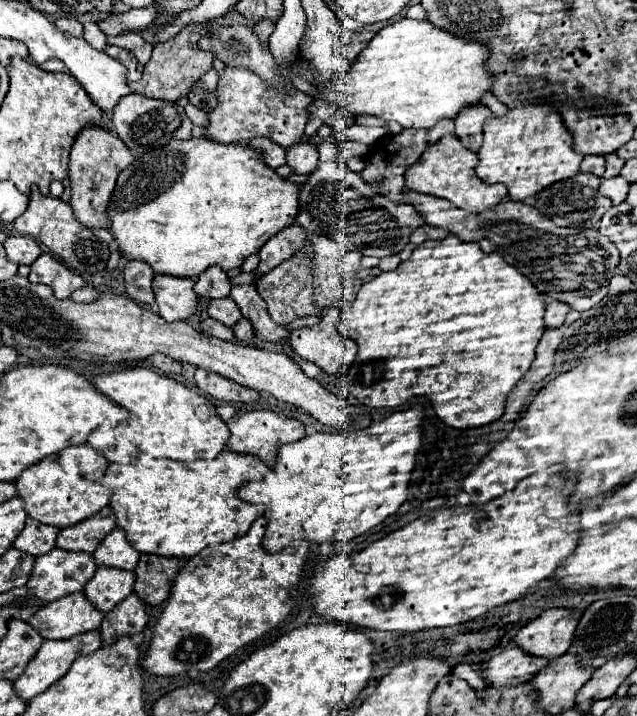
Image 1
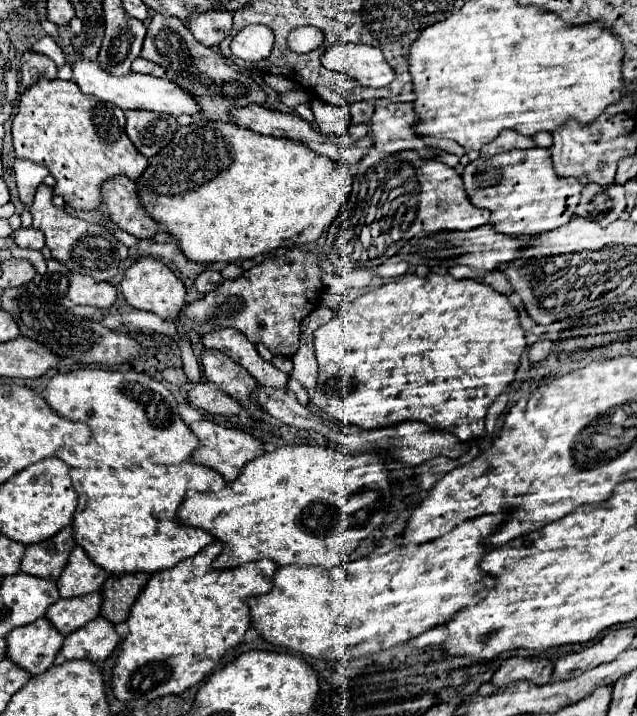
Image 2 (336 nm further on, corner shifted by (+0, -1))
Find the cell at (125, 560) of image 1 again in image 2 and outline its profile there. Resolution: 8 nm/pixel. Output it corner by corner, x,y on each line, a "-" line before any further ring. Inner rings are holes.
75,547
71,551
69,563
63,569
59,577
59,593
61,597
77,597
77,595
87,595
93,591
99,591
103,587
103,579
107,579
107,571
103,567
95,565
89,555
81,549

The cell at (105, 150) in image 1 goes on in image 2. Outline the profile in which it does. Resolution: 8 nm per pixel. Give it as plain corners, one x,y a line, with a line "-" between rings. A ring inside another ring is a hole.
117,175
115,179
107,179
101,187
103,207
109,213
109,219
123,231
135,235
137,239
153,237
161,227
143,209
135,183
125,175

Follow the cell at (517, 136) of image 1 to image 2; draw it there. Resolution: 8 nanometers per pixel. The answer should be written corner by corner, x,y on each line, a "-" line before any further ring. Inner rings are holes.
531,147
505,151
491,157
479,157
465,167
465,191
475,207
491,211
491,225
511,237
531,237
557,229
575,213
583,185
579,179
563,179
555,175
549,149

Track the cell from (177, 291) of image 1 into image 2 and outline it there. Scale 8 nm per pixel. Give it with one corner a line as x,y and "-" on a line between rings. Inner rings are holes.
153,257
137,259
125,271
125,277
119,283
119,291
123,293
123,297
127,299
127,303
133,305
135,309
157,313
163,319
177,319
179,313
185,307
185,297
187,297
183,281
163,261
153,259

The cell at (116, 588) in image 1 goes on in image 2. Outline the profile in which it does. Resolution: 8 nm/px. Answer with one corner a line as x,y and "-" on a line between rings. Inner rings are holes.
99,591
83,597
59,599
47,609
45,615
63,635
77,631
95,617
99,617

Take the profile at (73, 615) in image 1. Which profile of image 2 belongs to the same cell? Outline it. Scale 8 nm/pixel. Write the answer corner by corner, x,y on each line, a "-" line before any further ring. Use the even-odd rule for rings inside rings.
45,617
29,623
27,627
11,631
11,635
7,635
5,639
7,657
33,675
39,675
53,665
65,641
63,633
55,631
51,627
51,621
47,621

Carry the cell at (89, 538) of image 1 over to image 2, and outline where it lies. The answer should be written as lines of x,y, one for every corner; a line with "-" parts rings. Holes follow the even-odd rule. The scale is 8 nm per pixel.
65,527
61,529
57,535
29,545
21,563
21,571
35,575
35,577
45,577
45,579
53,579
57,581
61,571
65,569
71,549
75,547
75,535
73,535
73,527

